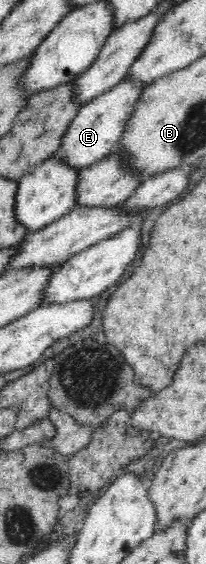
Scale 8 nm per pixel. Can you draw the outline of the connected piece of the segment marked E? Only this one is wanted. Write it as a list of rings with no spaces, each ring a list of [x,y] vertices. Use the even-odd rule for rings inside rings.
[[[125,78],[108,92],[94,97],[92,101],[81,106],[76,117],[67,126],[57,158],[62,159],[67,167],[78,170],[89,168],[90,165],[104,160],[114,151],[119,138],[122,137],[127,121],[131,118],[135,101],[138,101],[143,89],[144,85],[132,84],[129,79]]]

